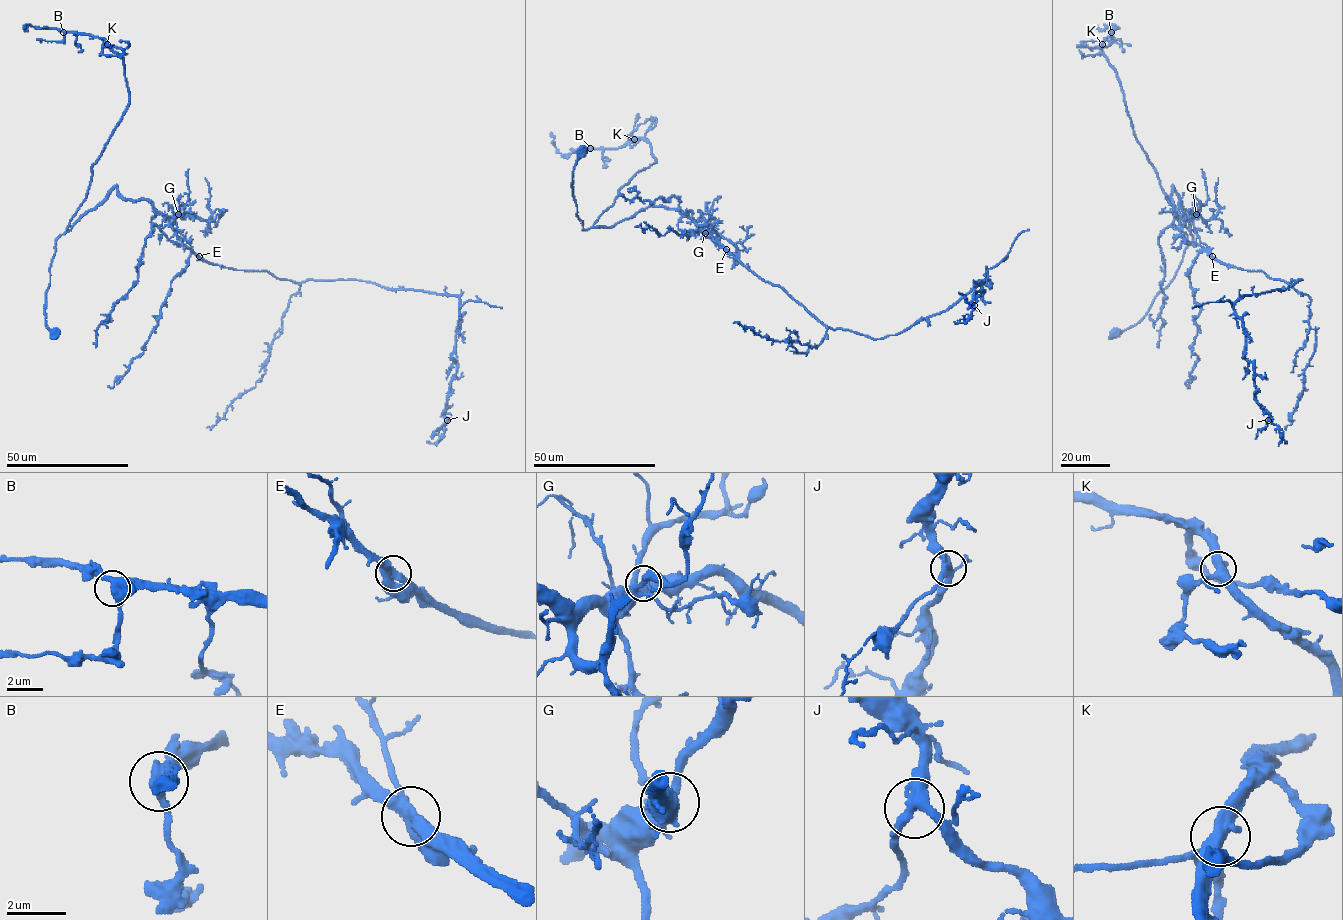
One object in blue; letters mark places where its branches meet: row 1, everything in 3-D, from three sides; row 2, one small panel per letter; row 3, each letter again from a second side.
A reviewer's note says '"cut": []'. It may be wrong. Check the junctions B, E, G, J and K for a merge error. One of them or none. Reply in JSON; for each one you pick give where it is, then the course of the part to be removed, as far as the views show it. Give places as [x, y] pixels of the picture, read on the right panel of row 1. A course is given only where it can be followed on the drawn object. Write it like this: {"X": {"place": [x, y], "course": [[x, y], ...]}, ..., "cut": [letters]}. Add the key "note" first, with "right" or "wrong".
{"note": "wrong", "E": {"place": [1212, 256], "course": [[1212, 256], [1288, 283], [1302, 279], [1235, 303], [1245, 357], [1254, 365], [1256, 401], [1285, 441]]}, "cut": ["E"]}

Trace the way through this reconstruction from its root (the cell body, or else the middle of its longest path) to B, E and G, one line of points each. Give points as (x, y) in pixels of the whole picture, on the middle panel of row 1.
B: (583, 152), (573, 171), (572, 195), (586, 230), (624, 185), (656, 161), (641, 138), (618, 148), (590, 148)
E: (583, 152), (573, 171), (572, 195), (583, 230), (611, 227), (646, 207), (663, 205), (687, 215), (725, 249)
G: (583, 152), (573, 171), (572, 195), (583, 230), (611, 227), (646, 207), (663, 205), (679, 210), (705, 233)

